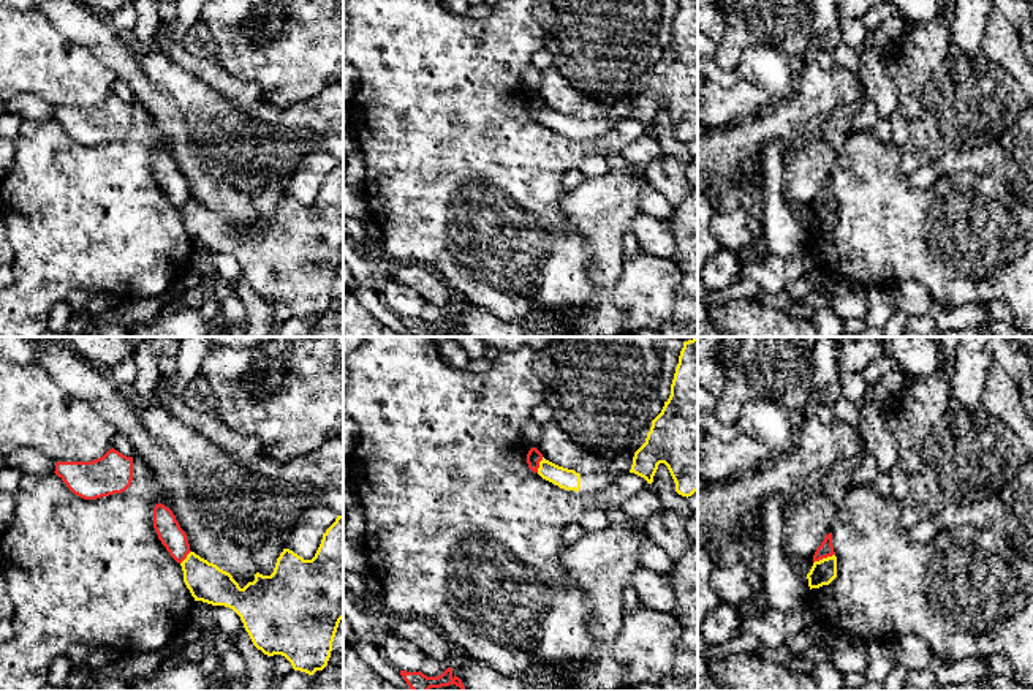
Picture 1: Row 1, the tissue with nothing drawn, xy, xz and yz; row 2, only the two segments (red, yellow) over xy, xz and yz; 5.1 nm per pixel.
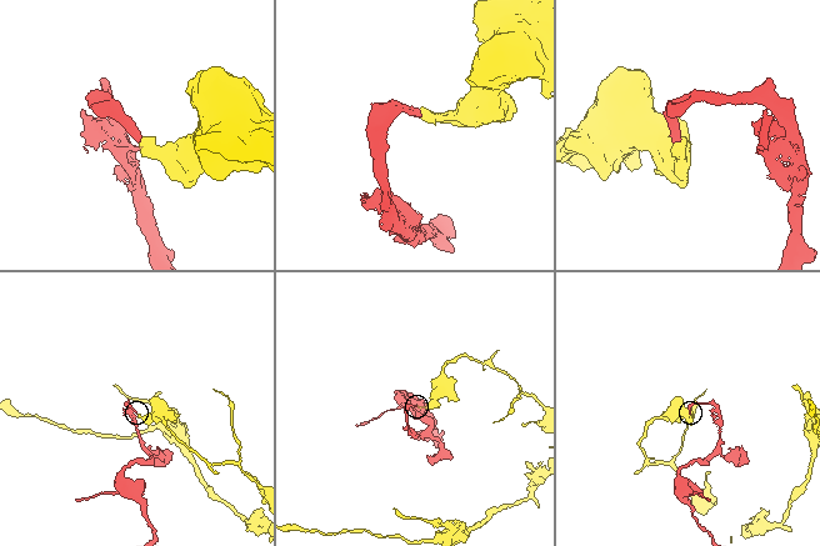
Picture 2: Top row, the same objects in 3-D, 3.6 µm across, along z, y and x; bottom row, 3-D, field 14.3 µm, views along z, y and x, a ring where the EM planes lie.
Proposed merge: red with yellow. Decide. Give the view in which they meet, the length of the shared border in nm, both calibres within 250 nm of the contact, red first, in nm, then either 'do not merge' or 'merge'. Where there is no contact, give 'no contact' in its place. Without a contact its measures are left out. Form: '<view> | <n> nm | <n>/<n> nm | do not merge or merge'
yz | 120 nm | 80/120 nm | do not merge

